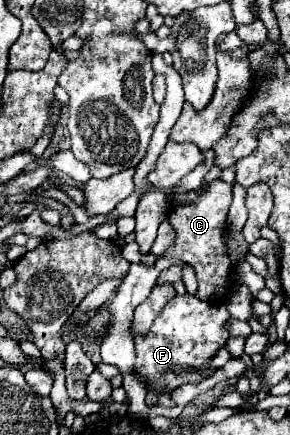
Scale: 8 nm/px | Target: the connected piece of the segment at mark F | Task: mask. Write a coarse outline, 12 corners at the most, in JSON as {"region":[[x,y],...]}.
{"region":[[175,295],[133,333],[147,407],[215,373],[223,303]]}

